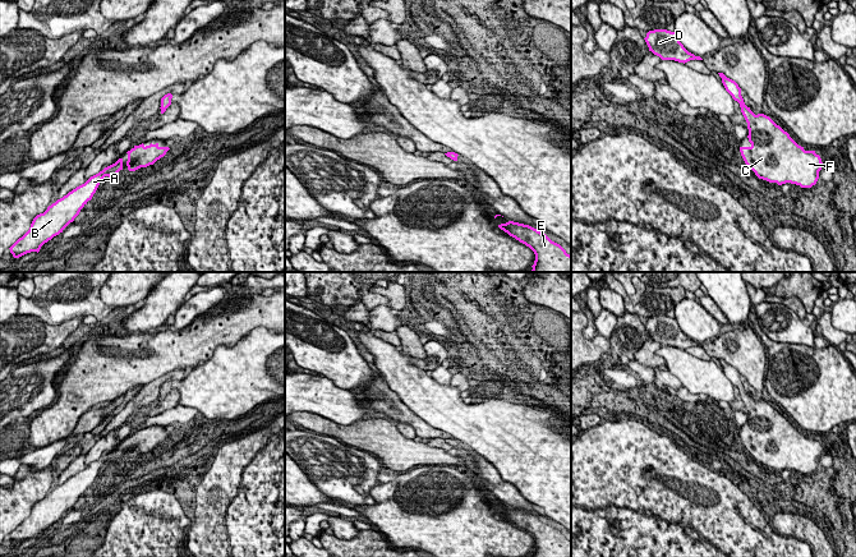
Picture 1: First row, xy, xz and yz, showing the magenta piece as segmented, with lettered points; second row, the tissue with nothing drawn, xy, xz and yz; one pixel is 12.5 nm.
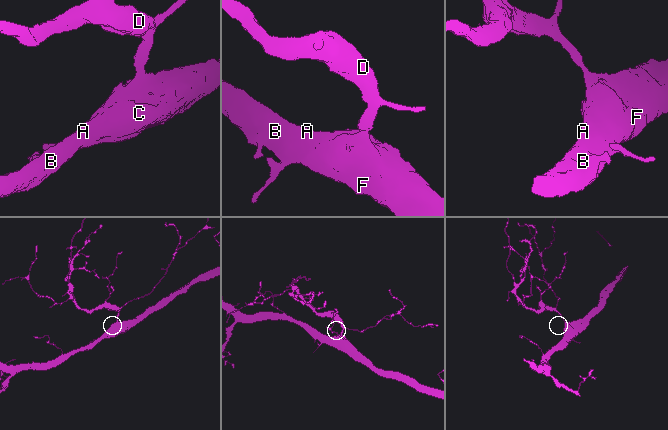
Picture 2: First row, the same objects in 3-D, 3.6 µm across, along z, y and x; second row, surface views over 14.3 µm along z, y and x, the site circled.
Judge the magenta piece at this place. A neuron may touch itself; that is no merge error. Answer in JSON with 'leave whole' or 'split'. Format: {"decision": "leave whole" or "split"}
{"decision": "leave whole"}

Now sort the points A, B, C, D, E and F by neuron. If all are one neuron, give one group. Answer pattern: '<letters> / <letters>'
A B C D E F

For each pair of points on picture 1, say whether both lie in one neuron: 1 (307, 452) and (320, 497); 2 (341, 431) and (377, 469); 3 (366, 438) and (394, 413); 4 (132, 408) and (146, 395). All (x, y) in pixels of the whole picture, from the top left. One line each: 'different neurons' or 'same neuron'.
1: different neurons
2: different neurons
3: different neurons
4: same neuron

